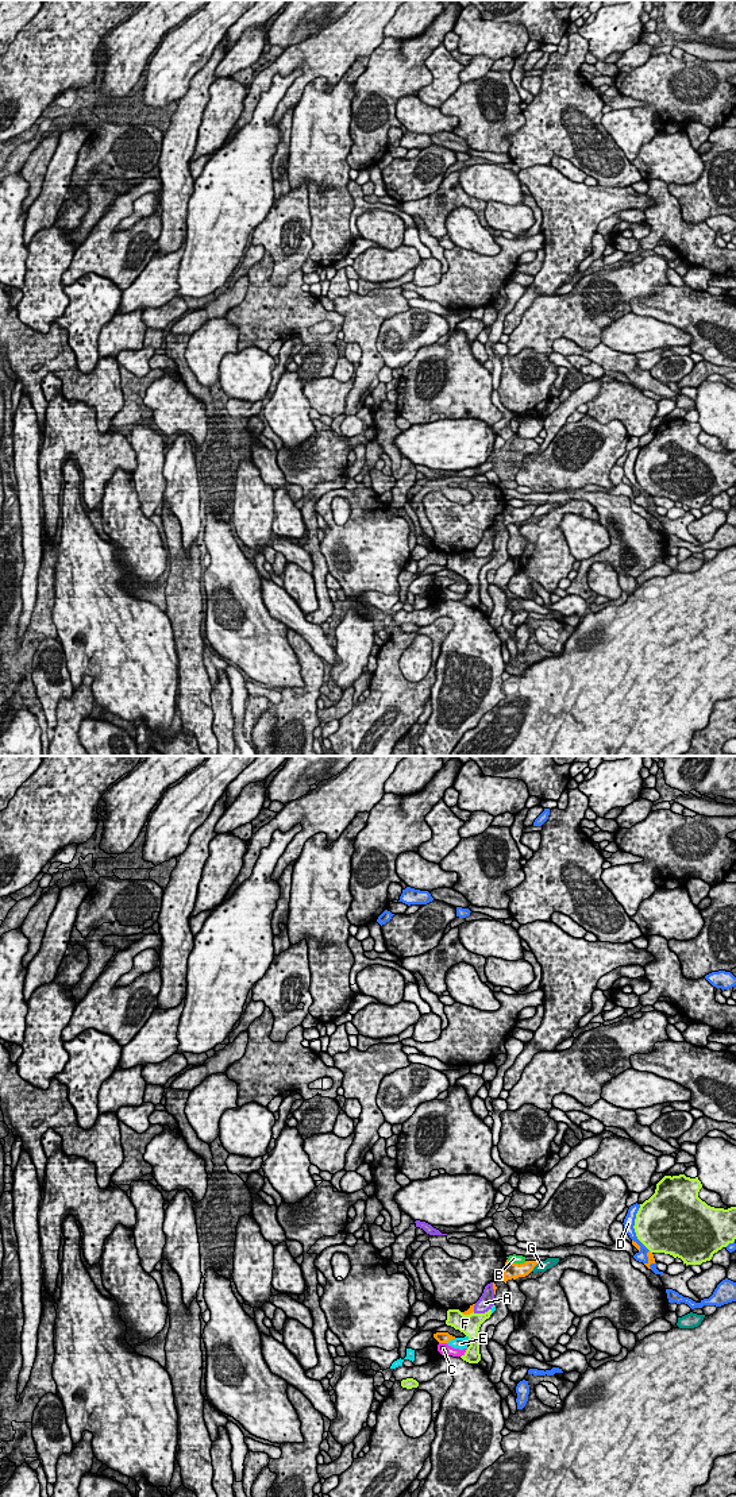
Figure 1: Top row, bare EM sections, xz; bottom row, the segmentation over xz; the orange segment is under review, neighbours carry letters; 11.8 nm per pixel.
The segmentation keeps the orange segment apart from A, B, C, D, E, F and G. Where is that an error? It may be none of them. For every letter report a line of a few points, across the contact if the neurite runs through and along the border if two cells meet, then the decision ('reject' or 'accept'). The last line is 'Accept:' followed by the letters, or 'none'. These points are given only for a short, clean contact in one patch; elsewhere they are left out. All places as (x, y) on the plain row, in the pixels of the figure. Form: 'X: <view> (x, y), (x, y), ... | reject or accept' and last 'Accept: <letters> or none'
A: reject
B: reject
C: xz (439, 586), (446, 587) | reject
D: reject
E: reject
F: reject
G: reject
Accept: none

